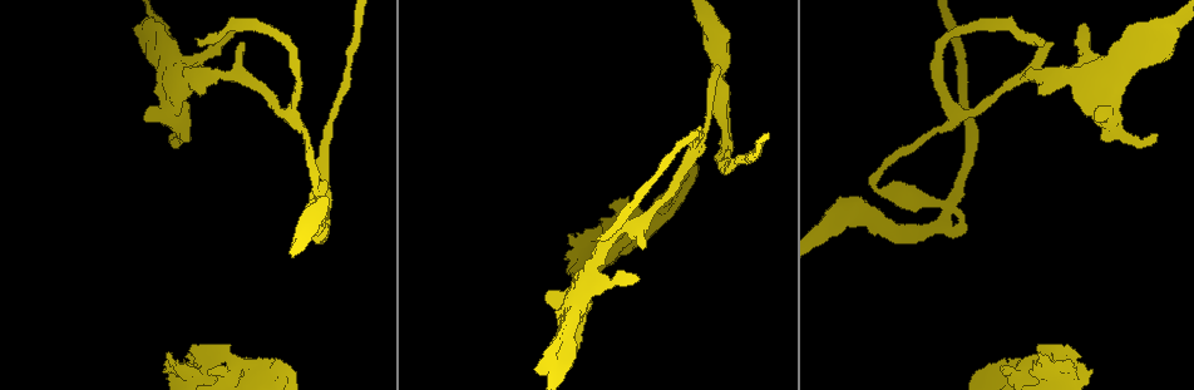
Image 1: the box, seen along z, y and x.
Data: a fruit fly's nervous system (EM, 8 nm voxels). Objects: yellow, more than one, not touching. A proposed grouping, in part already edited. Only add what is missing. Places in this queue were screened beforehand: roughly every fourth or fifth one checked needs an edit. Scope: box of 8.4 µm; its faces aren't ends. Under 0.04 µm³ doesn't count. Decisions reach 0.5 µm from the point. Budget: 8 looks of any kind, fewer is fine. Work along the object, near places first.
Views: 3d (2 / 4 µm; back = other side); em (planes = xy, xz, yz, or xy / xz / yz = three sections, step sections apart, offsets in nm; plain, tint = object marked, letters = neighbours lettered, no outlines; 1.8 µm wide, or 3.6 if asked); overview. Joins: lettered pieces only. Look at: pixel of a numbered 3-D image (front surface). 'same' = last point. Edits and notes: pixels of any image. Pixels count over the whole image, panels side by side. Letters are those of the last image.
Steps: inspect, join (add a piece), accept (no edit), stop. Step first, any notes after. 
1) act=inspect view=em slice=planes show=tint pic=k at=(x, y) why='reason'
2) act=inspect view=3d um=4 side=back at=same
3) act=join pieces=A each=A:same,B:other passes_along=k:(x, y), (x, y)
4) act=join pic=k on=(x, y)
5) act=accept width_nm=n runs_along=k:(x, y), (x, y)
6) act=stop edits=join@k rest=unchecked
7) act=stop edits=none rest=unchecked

act=inspect view=3d um=2 pic=1 at=(599, 240) why='end of a long branch'

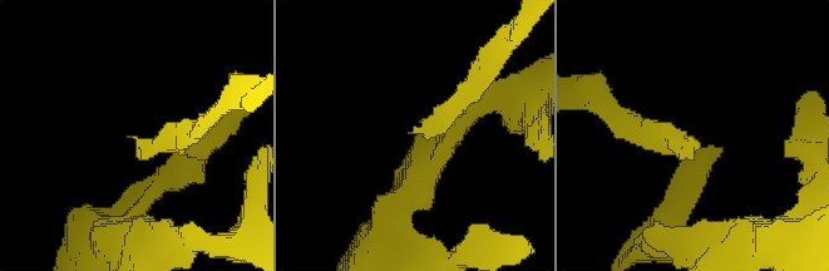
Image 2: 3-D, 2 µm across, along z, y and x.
act=inspect view=em slice=xz step=8 show=tint pic=2 at=(692, 137) why='shape alone is not enough'

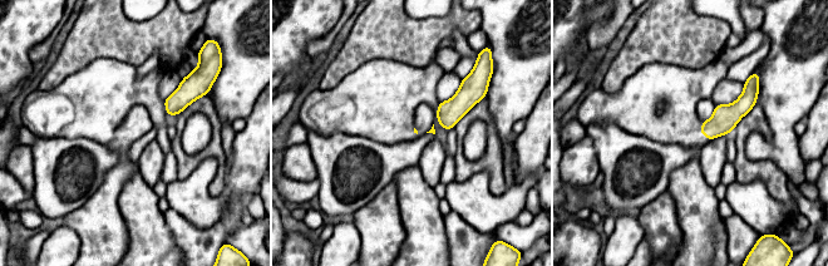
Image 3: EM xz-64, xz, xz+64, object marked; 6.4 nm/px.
act=inspect view=em slice=xy step=8 show=letters at=same why='another direction'

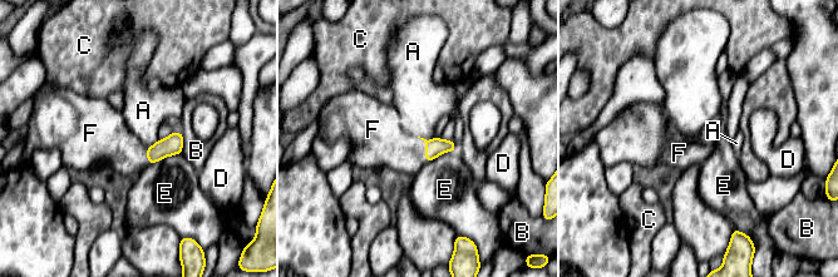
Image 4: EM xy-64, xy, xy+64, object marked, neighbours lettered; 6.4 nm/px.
act=join pieces=F each=A:other,B:other,C:other,D:other,E:other,F:same passes_along=4:(434, 147), (425, 149), (388, 144) found='the neuron continues'

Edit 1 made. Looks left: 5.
act=inspect view=3d um=2 pic=1 at=(559, 365) why='sudden change in width'

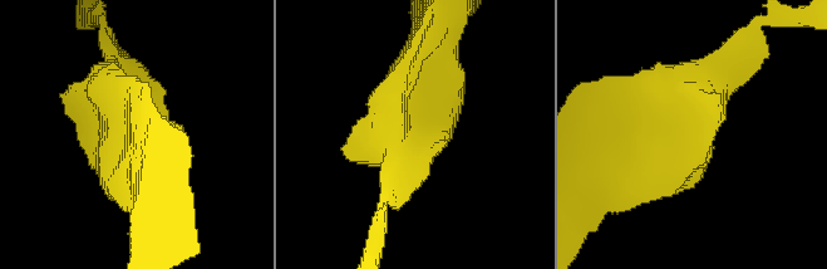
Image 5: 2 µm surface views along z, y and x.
act=inspect view=em um=3.6 slice=planes show=plain pic=5 at=(124, 125)

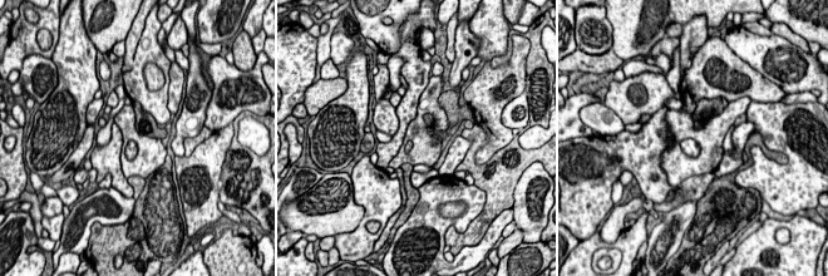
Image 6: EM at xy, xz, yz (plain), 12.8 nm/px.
act=inspect view=em um=3.6 slice=planes show=letters at=same

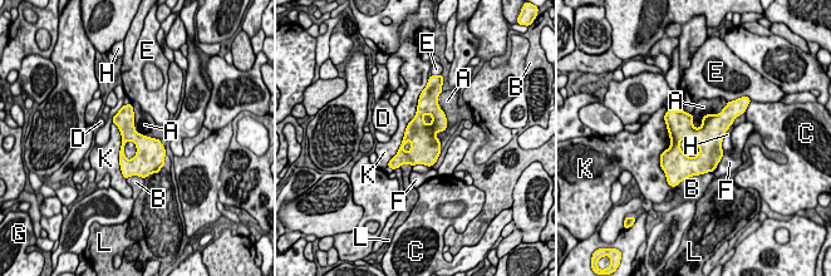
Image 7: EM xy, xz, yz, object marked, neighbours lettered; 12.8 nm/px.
act=accept width_nm=240 each=A:other,B:other,C:other,D:other,E:other,F:other,G:other,H:other,K:other,L:other border=7:(726, 106), (693, 127) found='no lettered piece goes on from it'

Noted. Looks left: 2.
act=stop edits=join@4 rest=unchecked

